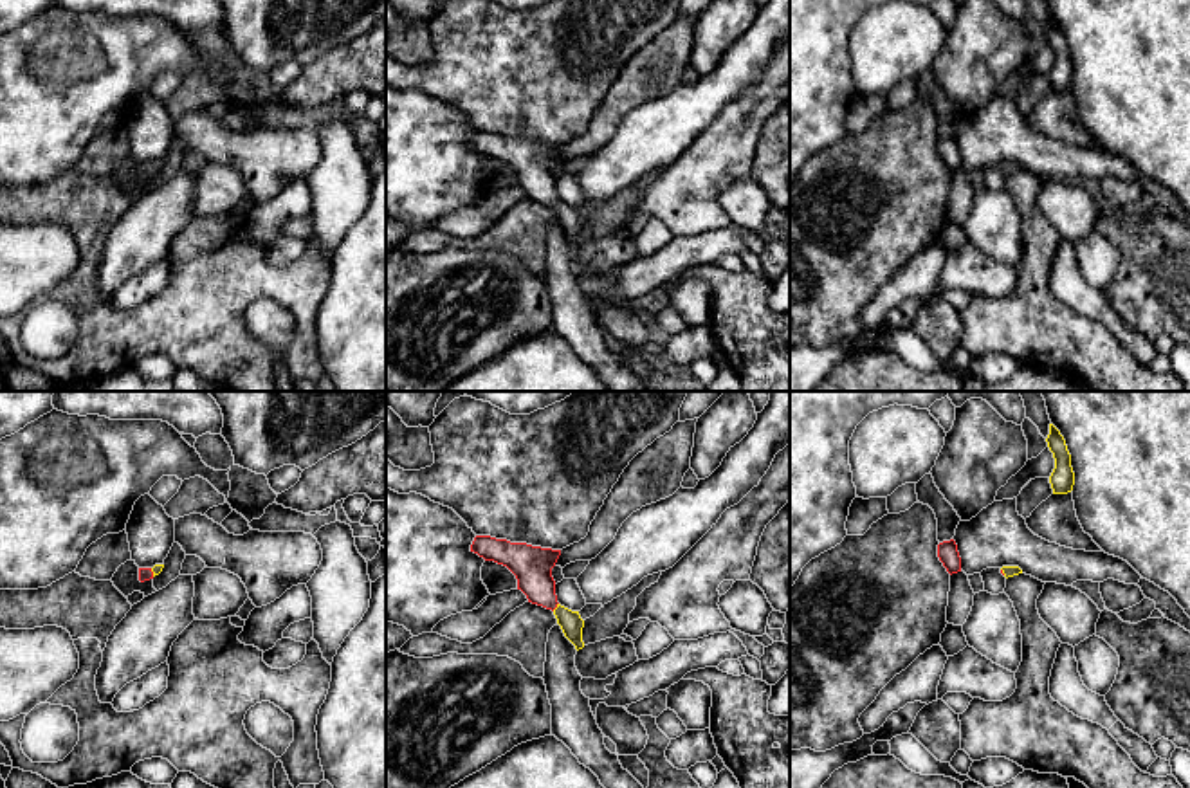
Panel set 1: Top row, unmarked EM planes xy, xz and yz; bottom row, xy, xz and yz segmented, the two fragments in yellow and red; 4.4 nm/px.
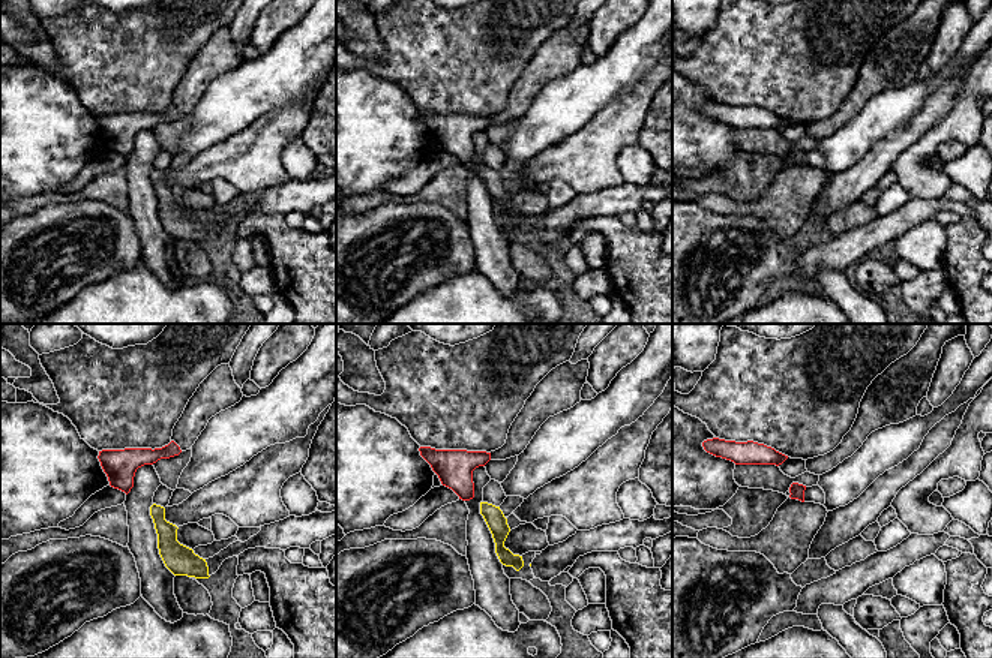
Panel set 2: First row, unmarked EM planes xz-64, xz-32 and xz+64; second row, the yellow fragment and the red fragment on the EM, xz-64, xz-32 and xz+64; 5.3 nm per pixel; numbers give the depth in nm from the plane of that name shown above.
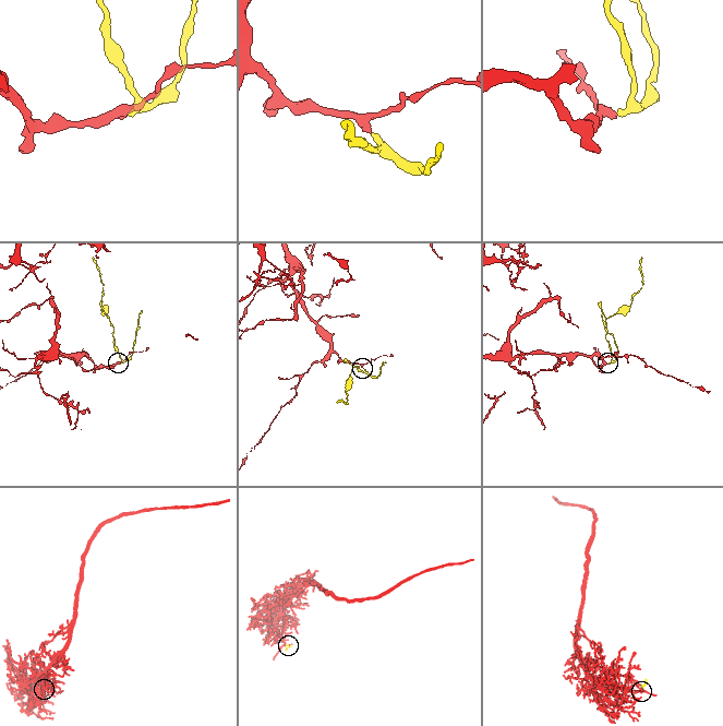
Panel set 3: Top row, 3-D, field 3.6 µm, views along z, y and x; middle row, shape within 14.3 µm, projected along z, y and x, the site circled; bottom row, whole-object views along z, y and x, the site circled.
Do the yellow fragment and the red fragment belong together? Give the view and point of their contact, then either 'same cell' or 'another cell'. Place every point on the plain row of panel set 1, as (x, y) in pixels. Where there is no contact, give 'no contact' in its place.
contact xz (558, 202); same cell

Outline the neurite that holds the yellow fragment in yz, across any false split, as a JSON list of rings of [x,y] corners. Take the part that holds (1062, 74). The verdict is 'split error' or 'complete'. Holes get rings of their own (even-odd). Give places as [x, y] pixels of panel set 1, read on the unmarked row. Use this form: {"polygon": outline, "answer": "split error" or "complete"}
{"polygon": [[[1049,20],[1049,31],[1046,34],[1049,47],[1055,54],[1055,65],[1049,72],[1053,90],[1067,90],[1075,81],[1075,69],[1071,63],[1071,50],[1060,27]]], "answer": "complete"}

